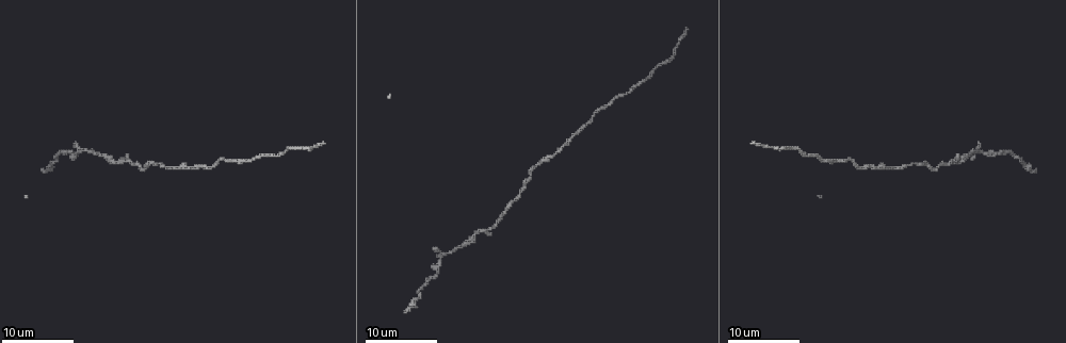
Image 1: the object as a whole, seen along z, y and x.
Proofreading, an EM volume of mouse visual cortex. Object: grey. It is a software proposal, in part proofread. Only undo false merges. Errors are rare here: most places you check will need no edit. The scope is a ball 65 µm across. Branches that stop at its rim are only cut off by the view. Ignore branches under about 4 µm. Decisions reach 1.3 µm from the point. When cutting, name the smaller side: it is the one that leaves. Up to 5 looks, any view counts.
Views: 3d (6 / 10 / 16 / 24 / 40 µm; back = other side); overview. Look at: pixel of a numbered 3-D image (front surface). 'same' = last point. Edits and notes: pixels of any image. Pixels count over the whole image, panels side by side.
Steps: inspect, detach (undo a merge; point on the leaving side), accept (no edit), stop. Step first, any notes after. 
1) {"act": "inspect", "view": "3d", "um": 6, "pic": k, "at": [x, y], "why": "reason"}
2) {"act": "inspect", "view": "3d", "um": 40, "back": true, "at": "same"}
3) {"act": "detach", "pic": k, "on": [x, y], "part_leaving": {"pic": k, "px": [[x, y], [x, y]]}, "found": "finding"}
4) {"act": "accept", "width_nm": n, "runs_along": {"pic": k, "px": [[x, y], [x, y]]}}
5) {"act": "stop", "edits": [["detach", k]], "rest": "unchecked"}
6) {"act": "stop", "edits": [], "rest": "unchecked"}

{"act": "inspect", "view": "3d", "um": 24, "pic": 1, "at": [658, 64], "why": "calibre changes"}

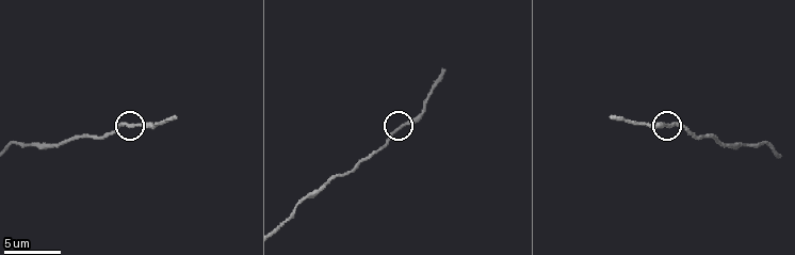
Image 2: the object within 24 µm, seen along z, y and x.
{"act": "inspect", "view": "3d", "um": 10, "pic": 2, "at": [668, 124]}

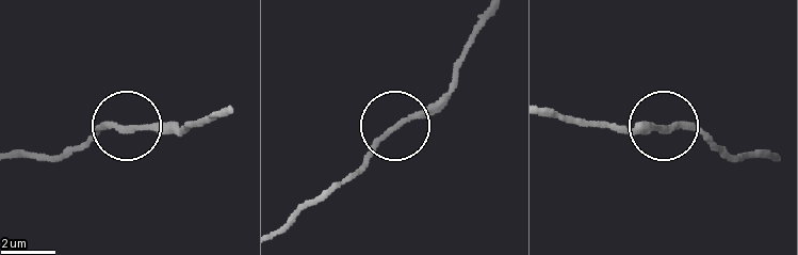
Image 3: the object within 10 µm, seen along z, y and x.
{"act": "accept", "runs_along": {"pic": 3, "px": [[772, 159], [727, 156], [699, 133], [671, 124], [619, 131]]}, "found": "continuous, no second cell"}

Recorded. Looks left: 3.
{"act": "inspect", "view": "3d", "um": 10, "pic": 2, "at": [726, 145], "why": "sudden change in width"}

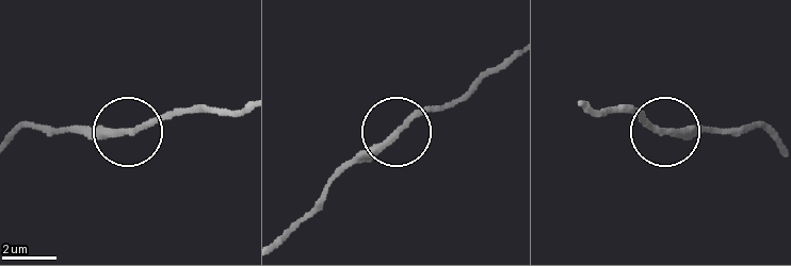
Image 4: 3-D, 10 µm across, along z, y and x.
{"act": "inspect", "view": "3d", "um": 10, "back": true, "pic": 4, "at": [665, 133]}

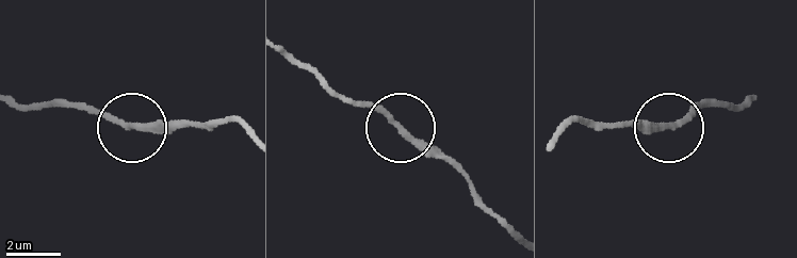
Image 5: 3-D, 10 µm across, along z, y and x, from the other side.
{"act": "accept", "runs_along": {"pic": 5, "px": [[245, 128], [197, 122], [128, 128], [62, 103]]}, "found": "one cell here"}

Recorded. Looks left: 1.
{"act": "stop", "edits": [], "rest": "unchecked"}

